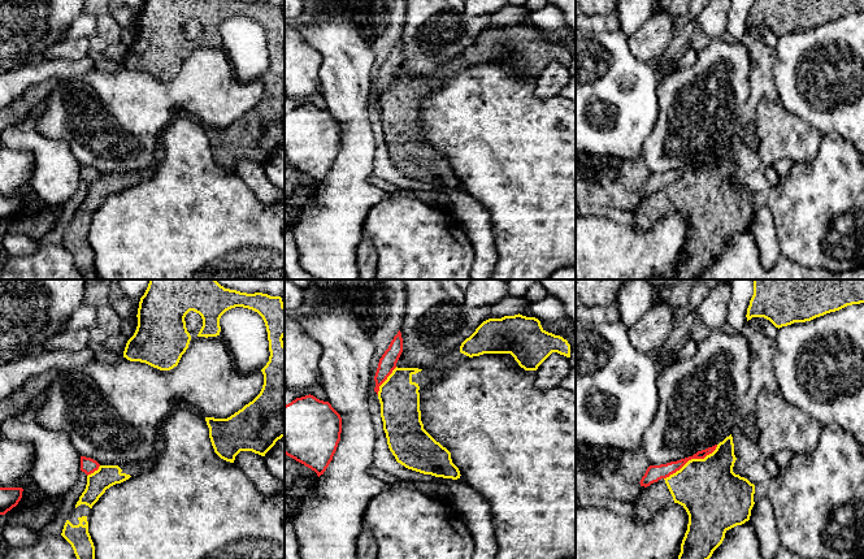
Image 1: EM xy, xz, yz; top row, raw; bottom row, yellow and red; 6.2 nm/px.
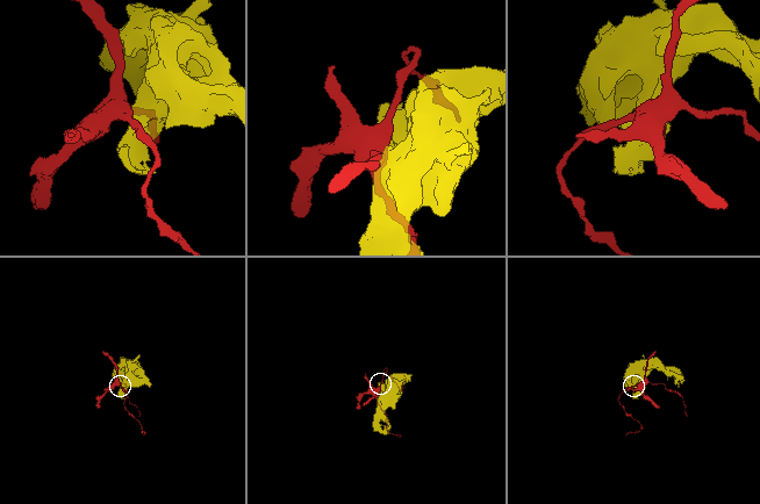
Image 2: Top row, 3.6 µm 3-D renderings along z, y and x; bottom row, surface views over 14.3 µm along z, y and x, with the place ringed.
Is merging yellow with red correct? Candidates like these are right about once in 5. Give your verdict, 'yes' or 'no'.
no

